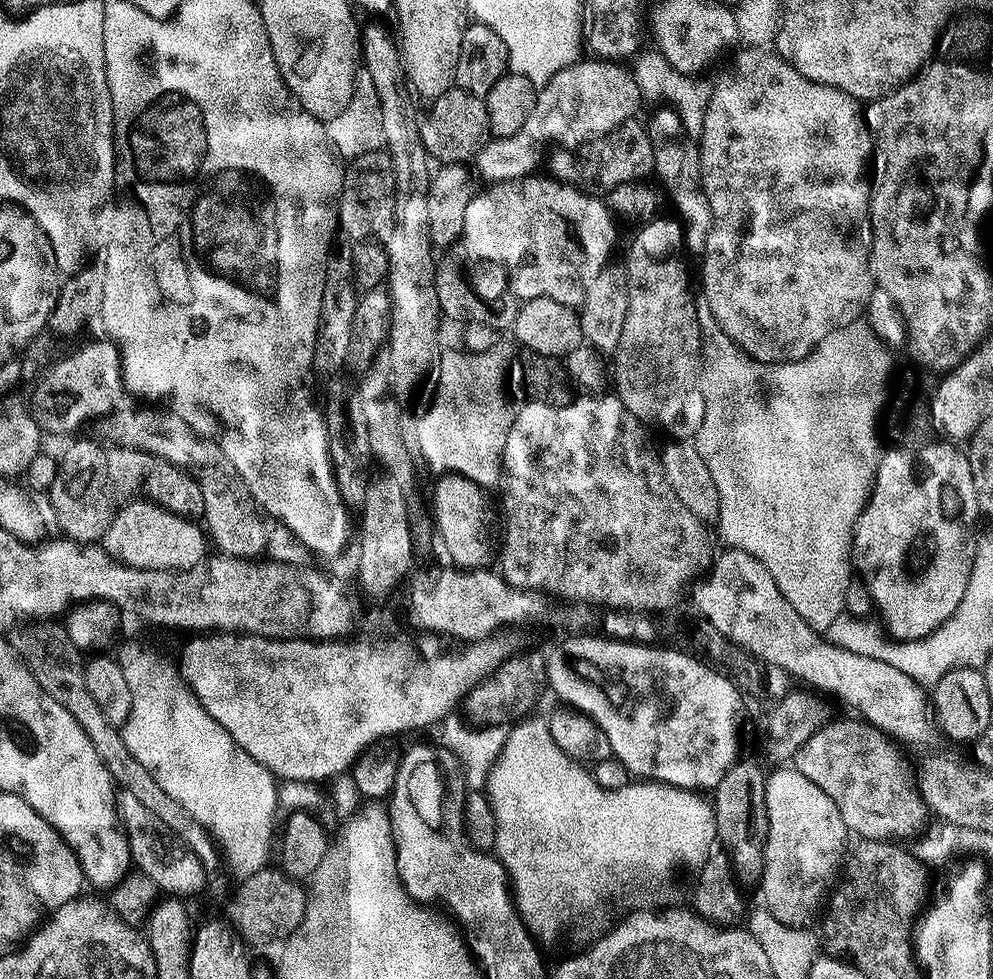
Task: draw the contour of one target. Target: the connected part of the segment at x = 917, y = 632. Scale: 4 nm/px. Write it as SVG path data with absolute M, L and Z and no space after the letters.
M940 442L944 444L925 443L915 450L899 446L893 452L885 451L880 458L880 465L876 471L876 482L872 485L872 492L868 495L868 501L860 511L856 525L852 531L851 563L854 565L855 575L866 586L870 594L875 611L878 613L879 623L885 633L897 642L906 640L924 640L938 626L942 626L958 610L958 602L962 602L962 594L966 592L968 581L968 569L970 567L970 540L968 544L968 516L977 515L976 495L974 494L974 478L972 477L972 461L967 455L959 452L957 445L952 442Z

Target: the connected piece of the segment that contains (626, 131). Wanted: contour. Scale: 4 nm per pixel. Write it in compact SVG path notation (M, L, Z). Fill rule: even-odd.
M635 119L627 120L613 132L581 144L578 151L553 151L546 160L546 168L549 168L547 171L561 184L573 185L589 194L607 194L614 190L614 186L640 182L651 177L656 166L652 139L648 136L647 127L643 123L636 123Z

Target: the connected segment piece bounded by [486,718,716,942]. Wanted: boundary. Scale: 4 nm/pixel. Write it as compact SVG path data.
M525 718L511 725L508 741L504 743L501 755L496 760L496 765L492 767L492 772L488 775L486 785L486 795L490 806L494 810L494 818L496 819L496 847L494 855L497 860L501 860L505 870L508 872L510 887L516 902L516 910L524 919L525 926L528 931L536 937L537 941L552 940L556 934L568 928L575 922L579 916L584 916L587 912L596 912L600 908L603 900L616 900L620 896L623 888L628 888L631 884L649 884L652 888L660 888L672 875L676 872L676 863L680 860L683 852L700 852L704 854L713 847L716 840L716 810L711 803L708 804L703 800L703 795L696 794L691 800L691 795L686 794L683 788L673 788L670 784L662 784L659 782L629 782L626 786L622 786L618 790L608 790L602 786L598 786L595 775L591 771L588 772L583 763L573 760L567 756L562 750L562 746L558 746L558 742L554 742L554 734L550 734L550 726L548 720L532 720L533 718Z

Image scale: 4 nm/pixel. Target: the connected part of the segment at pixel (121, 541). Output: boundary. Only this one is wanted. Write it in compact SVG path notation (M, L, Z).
M139 498L121 508L114 522L110 522L102 544L122 564L167 572L182 572L185 568L193 568L205 559L209 551L207 548L210 548L205 529L195 519L179 516L168 508L161 508L159 504Z

